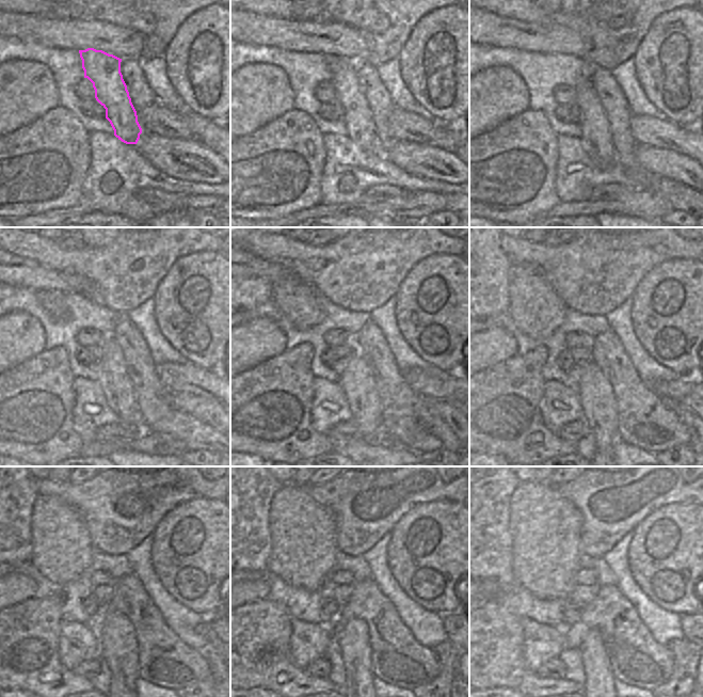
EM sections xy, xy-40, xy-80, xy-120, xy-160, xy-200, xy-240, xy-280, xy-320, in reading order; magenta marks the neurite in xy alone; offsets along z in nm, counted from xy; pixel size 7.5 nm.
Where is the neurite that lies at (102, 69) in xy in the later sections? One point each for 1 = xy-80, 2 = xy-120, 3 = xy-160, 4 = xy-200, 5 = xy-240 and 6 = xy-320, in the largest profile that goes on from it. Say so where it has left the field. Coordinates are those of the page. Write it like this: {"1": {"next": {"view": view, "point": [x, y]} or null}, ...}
{"1": {"next": {"view": "xy-80", "point": [595, 137]}}, "2": {"next": {"view": "xy-120", "point": [114, 378]}}, "3": {"next": {"view": "xy-160", "point": [356, 380]}}, "4": {"next": {"view": "xy-200", "point": [596, 398]}}, "5": {"next": {"view": "xy-240", "point": [116, 634]}}, "6": {"next": {"view": "xy-320", "point": [600, 683]}}}

